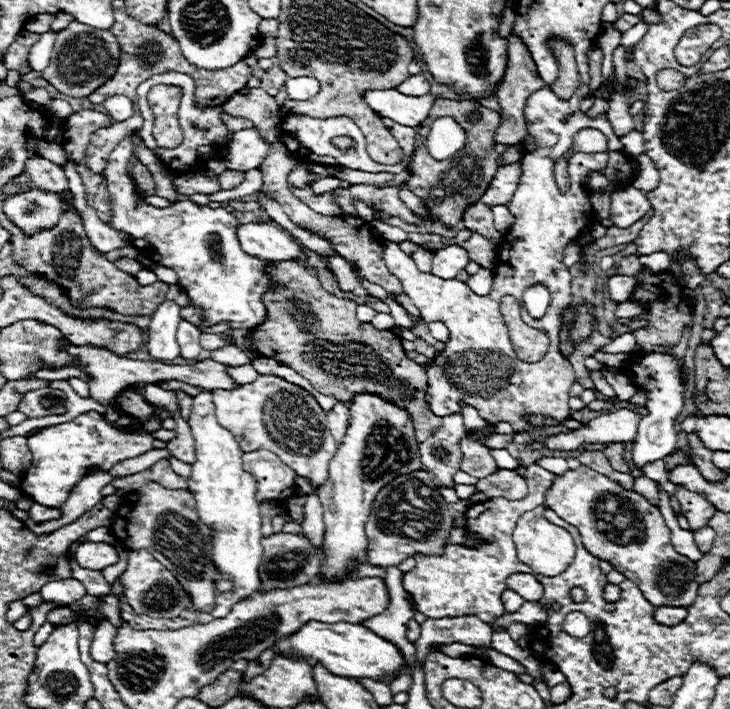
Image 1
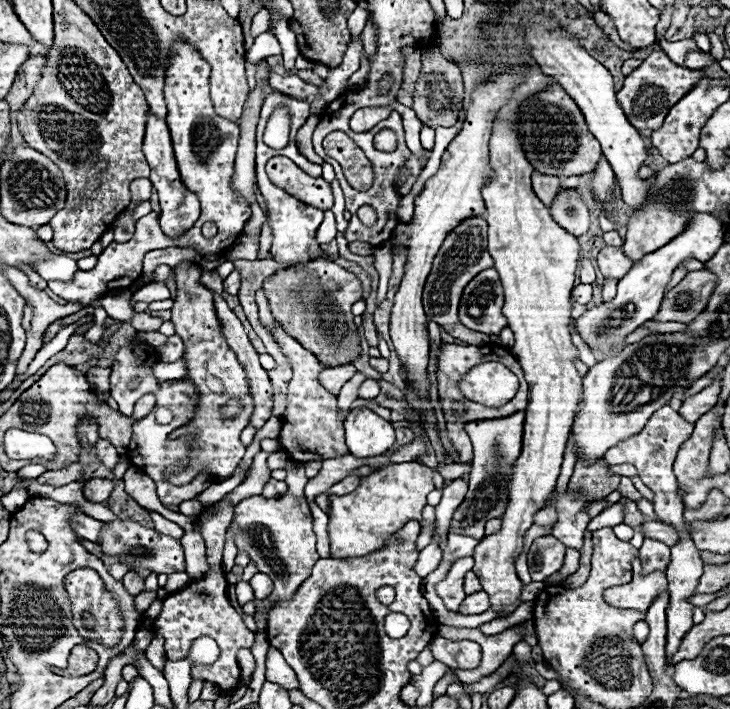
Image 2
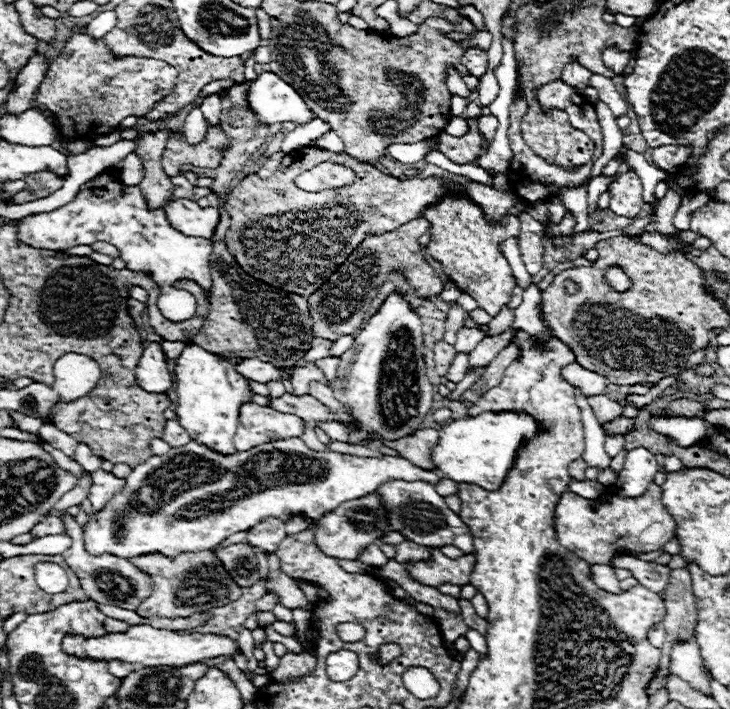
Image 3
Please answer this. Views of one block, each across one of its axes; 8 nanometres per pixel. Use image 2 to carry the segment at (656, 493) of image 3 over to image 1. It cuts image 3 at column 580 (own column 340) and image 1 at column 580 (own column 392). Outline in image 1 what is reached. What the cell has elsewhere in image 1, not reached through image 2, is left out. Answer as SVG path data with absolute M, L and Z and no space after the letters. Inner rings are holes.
M578 466L576 470L568 470L554 478L546 506L568 524L576 526L584 548L592 550L596 558L610 562L614 570L632 580L648 602L656 606L692 606L696 600L700 588L700 582L696 580L696 564L674 550L670 528L660 510L638 492L624 490L618 482L588 466Z

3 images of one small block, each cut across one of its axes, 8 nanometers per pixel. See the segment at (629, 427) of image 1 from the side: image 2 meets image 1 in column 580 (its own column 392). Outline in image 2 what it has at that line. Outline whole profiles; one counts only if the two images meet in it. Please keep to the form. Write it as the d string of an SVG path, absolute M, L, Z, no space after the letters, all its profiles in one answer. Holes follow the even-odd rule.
M352 408L346 422L346 446L356 458L380 456L394 444L394 428L368 408Z

